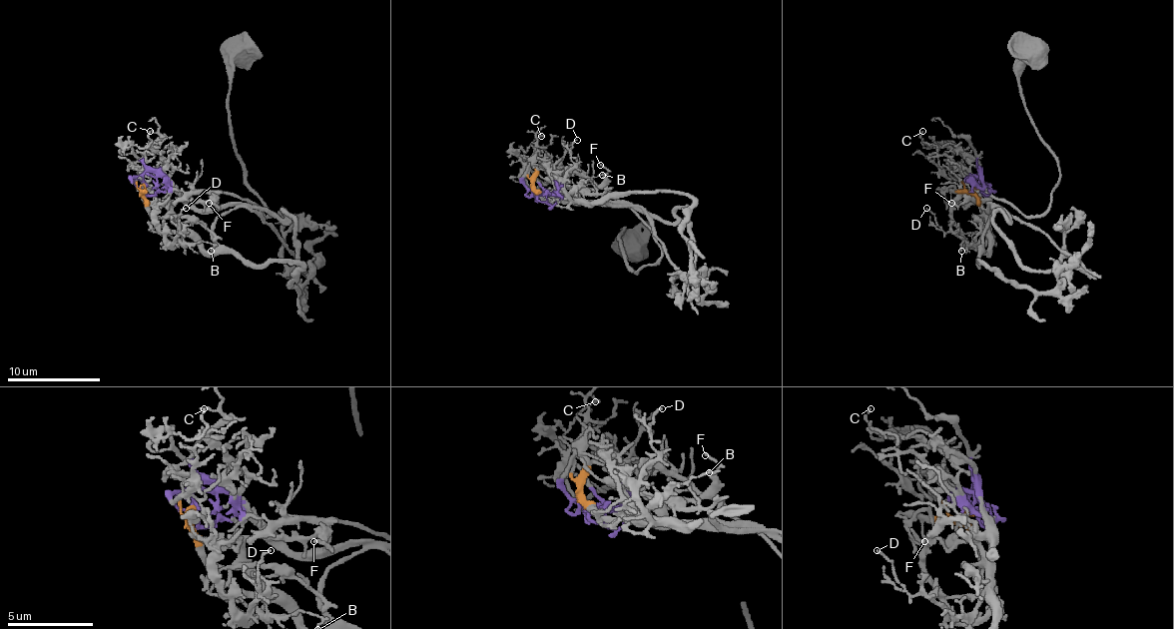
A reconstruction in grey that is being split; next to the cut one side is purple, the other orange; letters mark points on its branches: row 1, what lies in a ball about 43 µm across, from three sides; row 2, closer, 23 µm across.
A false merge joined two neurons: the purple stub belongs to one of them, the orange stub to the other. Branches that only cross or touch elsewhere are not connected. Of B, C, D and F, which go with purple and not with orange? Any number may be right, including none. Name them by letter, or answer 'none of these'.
C

